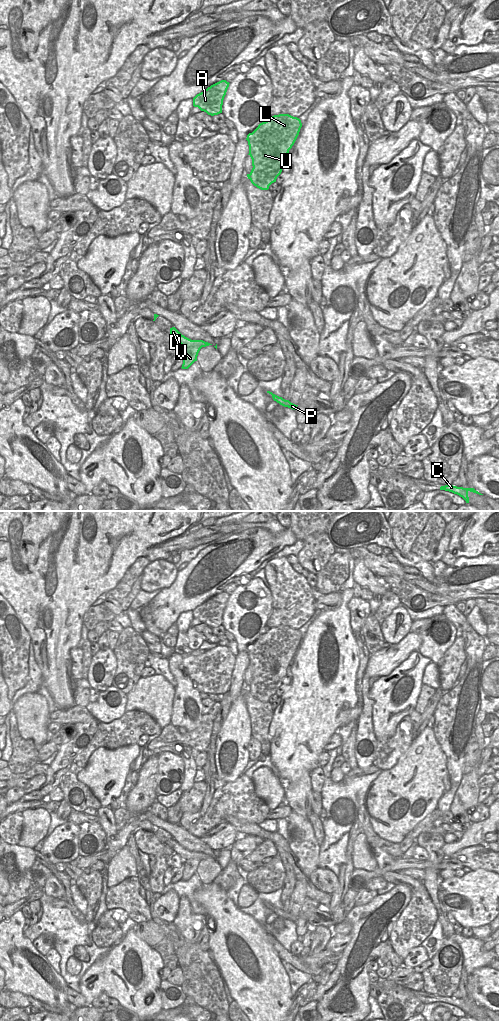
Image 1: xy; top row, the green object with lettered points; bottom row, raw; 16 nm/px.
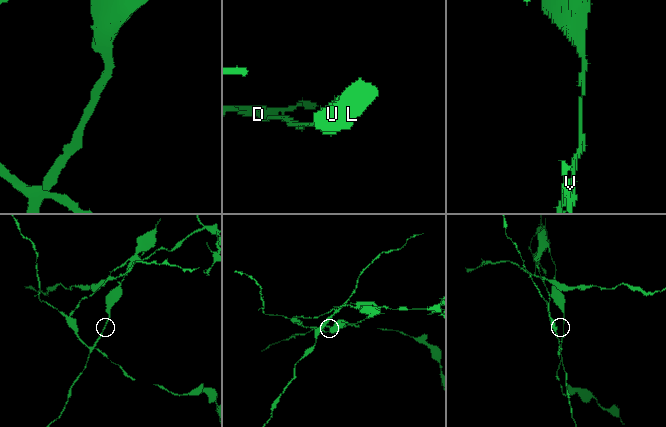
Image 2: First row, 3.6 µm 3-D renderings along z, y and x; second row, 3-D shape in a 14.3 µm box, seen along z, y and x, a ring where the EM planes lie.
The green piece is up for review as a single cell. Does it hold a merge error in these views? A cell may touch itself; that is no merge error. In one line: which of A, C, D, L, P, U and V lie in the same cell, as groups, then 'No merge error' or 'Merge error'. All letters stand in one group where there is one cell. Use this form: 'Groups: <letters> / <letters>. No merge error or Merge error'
Groups: A D L U / C P V. Merge error

